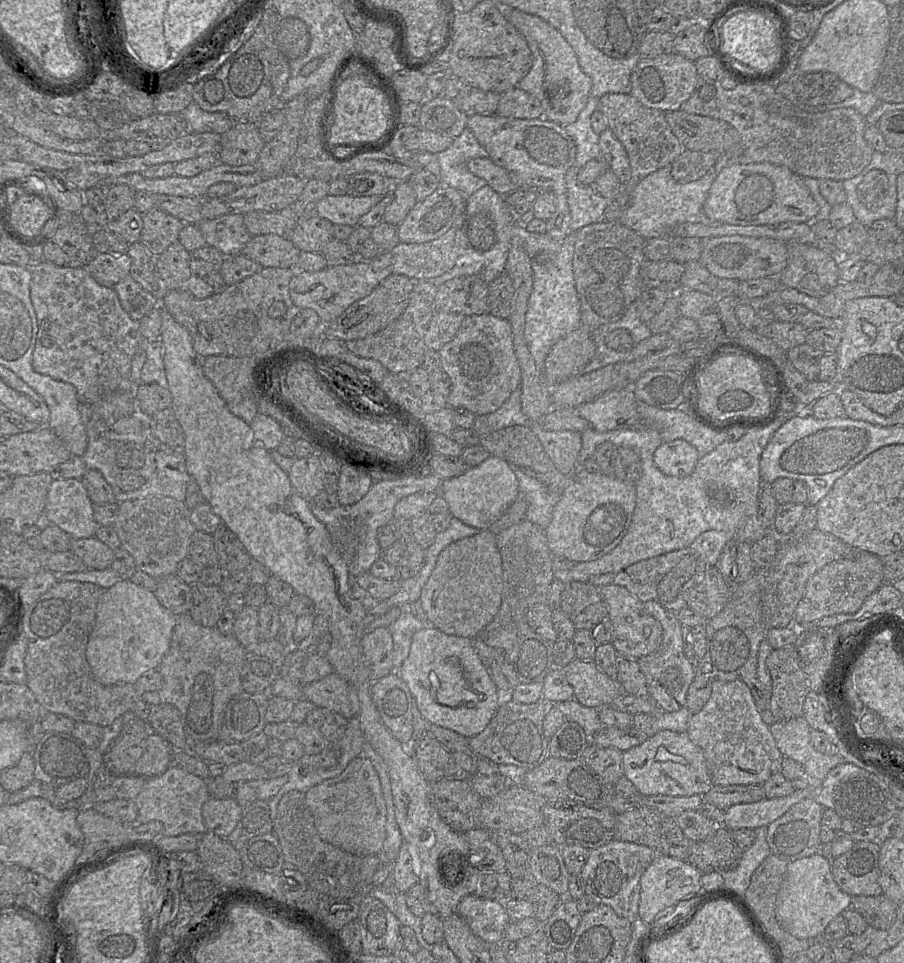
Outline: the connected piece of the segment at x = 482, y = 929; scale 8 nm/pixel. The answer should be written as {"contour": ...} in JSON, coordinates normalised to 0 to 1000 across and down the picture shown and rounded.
{"contour":[[[517,929],[510,934],[506,949],[537,979],[555,979],[559,965],[565,957],[556,937],[525,929]]]}

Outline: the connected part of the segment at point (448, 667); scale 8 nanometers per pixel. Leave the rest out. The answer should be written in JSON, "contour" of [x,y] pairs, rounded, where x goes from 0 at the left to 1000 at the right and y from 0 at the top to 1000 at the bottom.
{"contour":[[[491,684],[490,694],[481,695],[480,700],[486,706],[481,715],[481,724],[486,730],[496,734],[507,734],[521,729],[524,732],[530,728],[529,718],[522,718],[519,709],[514,706],[508,684]]]}

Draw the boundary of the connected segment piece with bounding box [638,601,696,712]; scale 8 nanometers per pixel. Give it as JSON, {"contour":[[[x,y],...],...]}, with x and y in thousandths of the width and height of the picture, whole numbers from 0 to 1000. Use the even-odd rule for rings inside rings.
{"contour":[[[716,624],[712,629],[717,637],[730,646],[733,663],[730,673],[725,678],[708,683],[706,691],[713,702],[718,724],[728,736],[733,739],[747,739],[759,733],[761,715],[769,704],[770,696],[757,679],[754,649],[748,637],[737,633],[725,624]]]}

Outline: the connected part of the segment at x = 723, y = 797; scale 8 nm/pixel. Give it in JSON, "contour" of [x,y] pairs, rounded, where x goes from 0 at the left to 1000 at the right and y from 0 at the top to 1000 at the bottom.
{"contour":[[[789,815],[778,829],[779,834],[803,842],[814,835],[838,833],[847,826],[843,815]]]}

